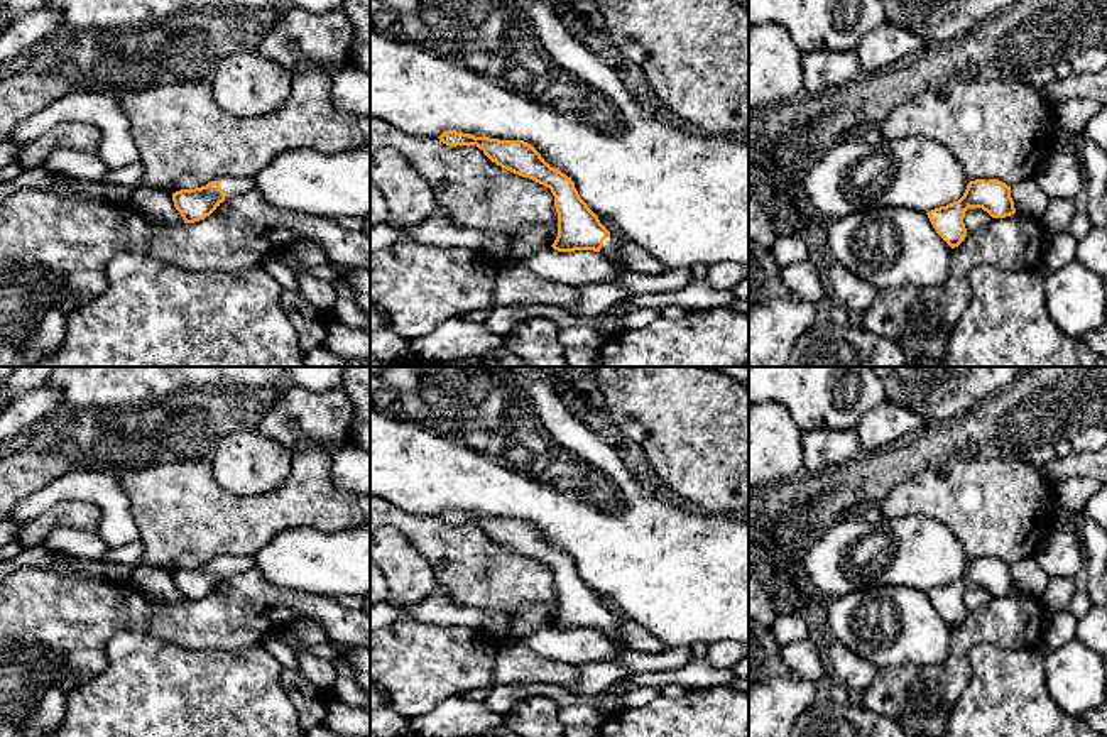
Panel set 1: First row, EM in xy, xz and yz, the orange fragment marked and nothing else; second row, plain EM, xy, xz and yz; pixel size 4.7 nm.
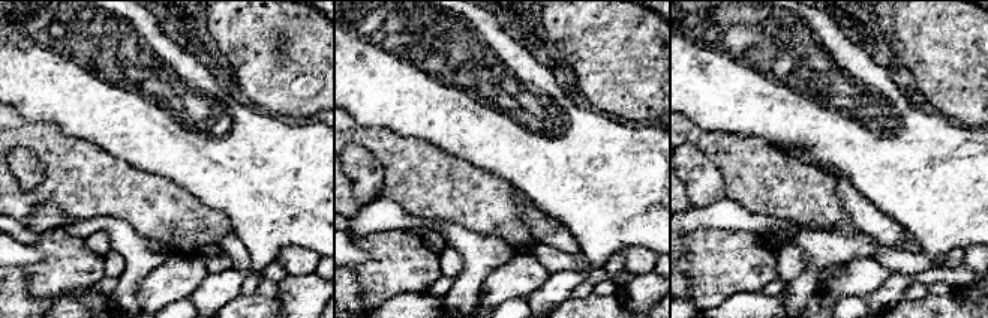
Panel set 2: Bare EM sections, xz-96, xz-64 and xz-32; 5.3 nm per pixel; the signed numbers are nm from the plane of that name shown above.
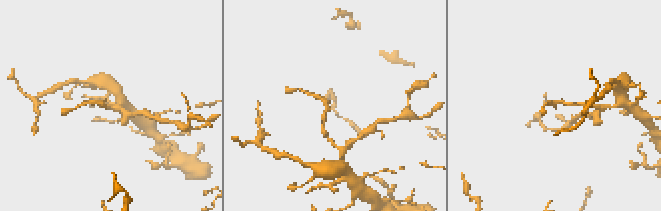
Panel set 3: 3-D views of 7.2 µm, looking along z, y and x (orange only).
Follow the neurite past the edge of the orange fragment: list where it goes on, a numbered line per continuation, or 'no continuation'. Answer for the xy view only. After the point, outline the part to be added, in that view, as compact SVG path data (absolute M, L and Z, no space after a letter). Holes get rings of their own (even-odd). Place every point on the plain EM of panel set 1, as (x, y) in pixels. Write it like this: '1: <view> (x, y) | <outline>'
1: xy (232, 565) | M220 554L215 560L221 565L225 571L223 581L232 580L238 573L255 568L255 554L252 556Z

